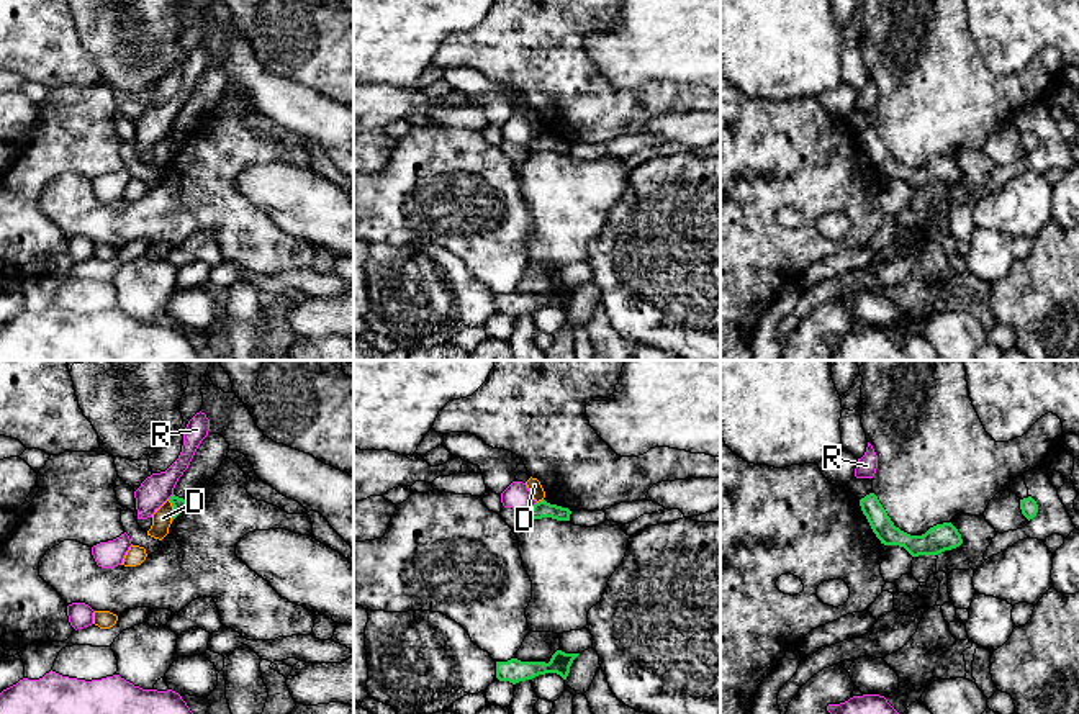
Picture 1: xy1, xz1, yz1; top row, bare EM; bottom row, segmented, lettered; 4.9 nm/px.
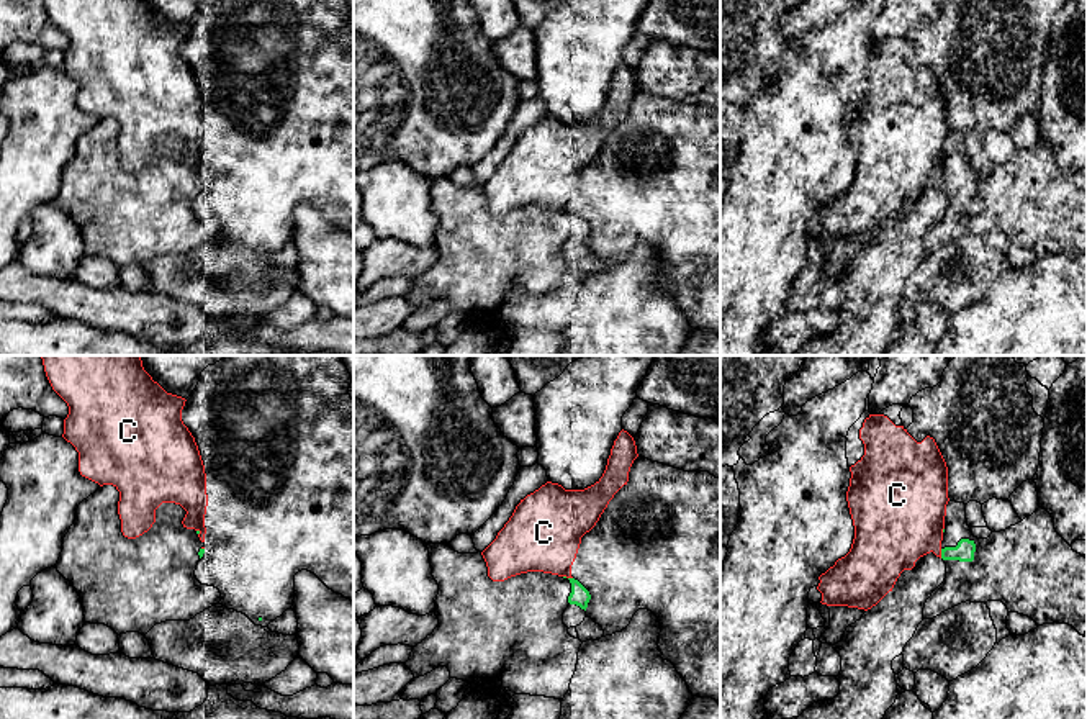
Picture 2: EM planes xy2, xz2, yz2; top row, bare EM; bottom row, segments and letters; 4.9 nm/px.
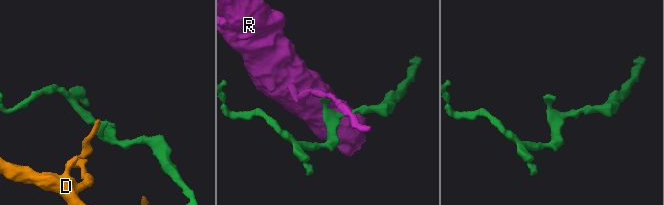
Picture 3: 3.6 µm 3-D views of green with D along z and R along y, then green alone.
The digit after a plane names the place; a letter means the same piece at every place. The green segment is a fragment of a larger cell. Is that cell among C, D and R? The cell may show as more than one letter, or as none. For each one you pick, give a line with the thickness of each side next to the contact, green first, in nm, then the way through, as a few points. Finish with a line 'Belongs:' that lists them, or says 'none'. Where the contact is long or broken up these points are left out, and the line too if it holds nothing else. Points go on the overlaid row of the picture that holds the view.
Belongs: none

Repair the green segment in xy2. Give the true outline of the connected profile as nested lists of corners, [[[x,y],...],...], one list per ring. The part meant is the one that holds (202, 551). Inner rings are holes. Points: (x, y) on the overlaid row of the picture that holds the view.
[[[103,485],[83,500],[56,563],[57,572],[77,590],[85,622],[105,624],[118,635],[126,632],[146,635],[156,624],[190,621],[219,604],[219,590],[201,585],[195,577],[205,542],[195,529],[182,524],[187,511],[180,504],[162,503],[156,509],[152,527],[136,539],[128,539],[121,532],[118,501],[120,491],[113,485]]]

